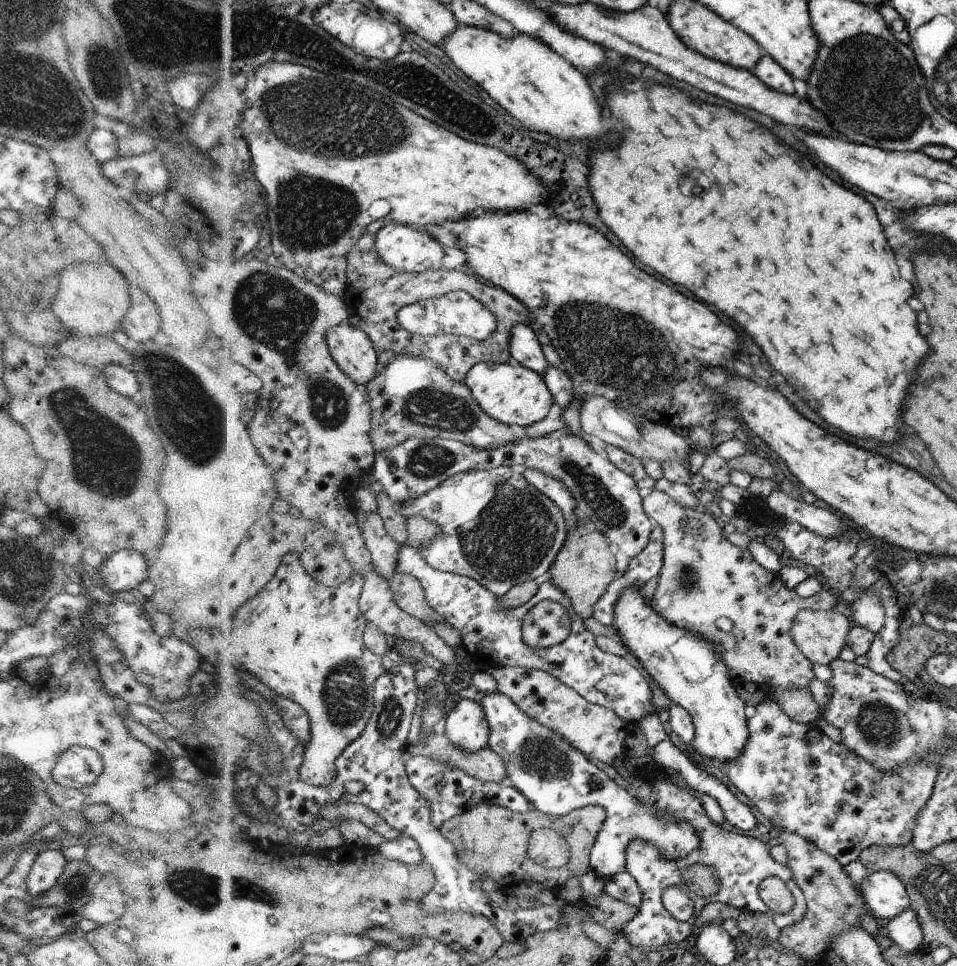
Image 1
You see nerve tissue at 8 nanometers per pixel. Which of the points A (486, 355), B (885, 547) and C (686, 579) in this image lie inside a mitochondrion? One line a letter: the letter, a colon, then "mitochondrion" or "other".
A: other
B: other
C: mitochondrion

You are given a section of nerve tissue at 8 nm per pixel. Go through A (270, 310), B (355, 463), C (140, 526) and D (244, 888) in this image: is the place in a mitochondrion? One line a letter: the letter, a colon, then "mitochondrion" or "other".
A: mitochondrion
B: other
C: other
D: mitochondrion

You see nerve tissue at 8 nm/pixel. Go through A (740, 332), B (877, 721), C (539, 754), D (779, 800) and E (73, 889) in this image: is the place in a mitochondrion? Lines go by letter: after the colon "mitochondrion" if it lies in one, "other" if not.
A: other
B: mitochondrion
C: mitochondrion
D: mitochondrion
E: mitochondrion

